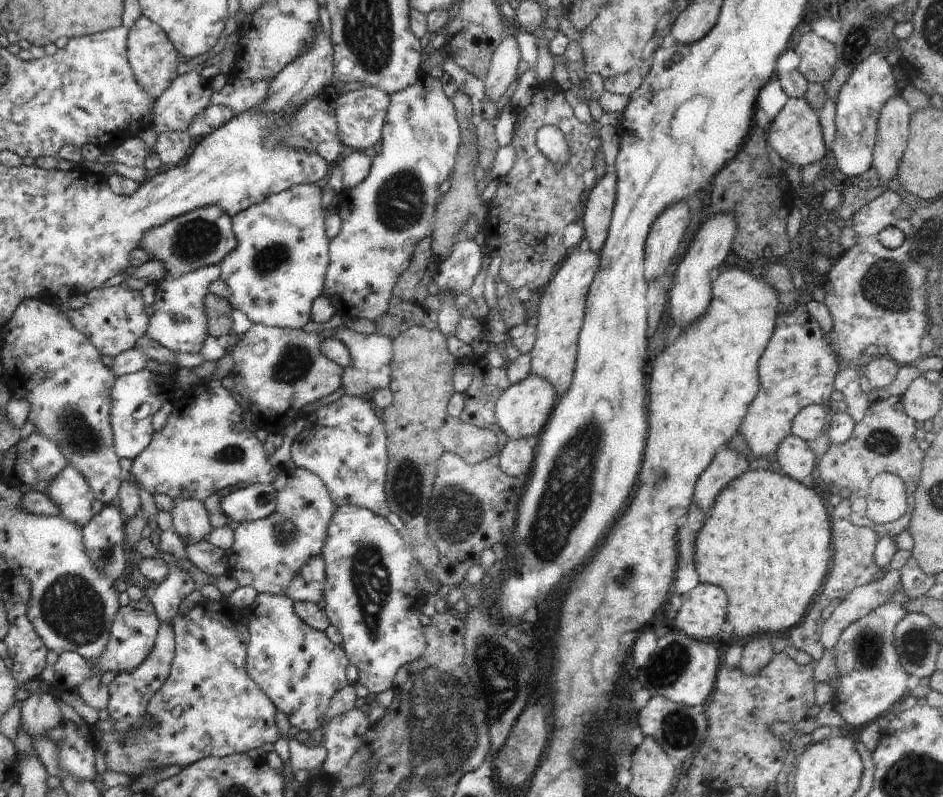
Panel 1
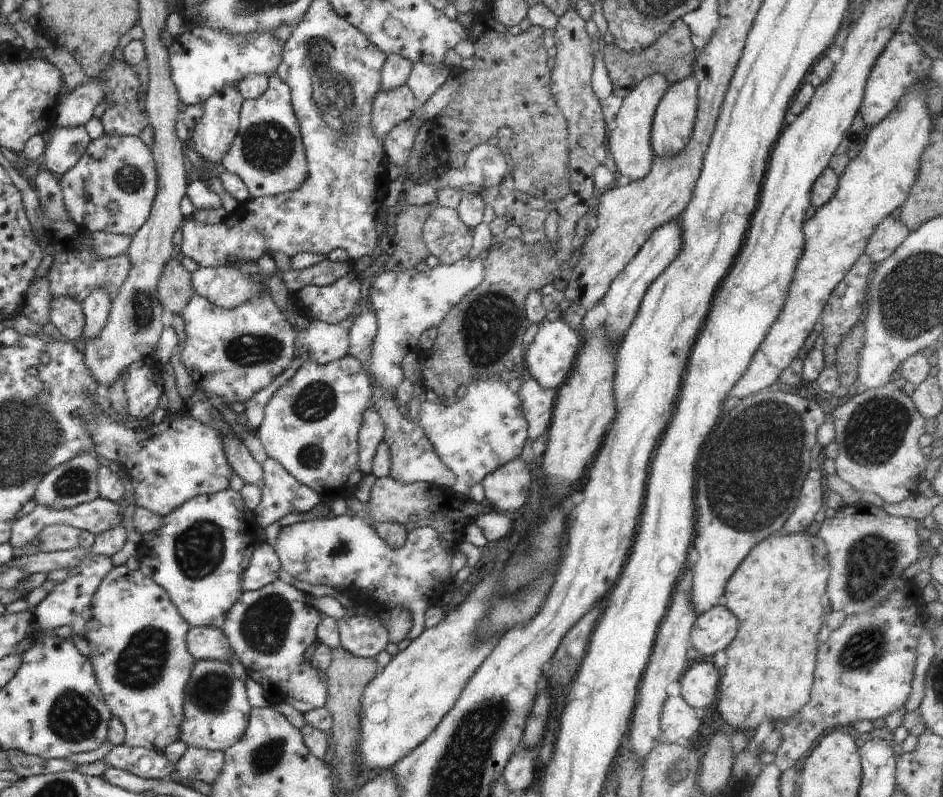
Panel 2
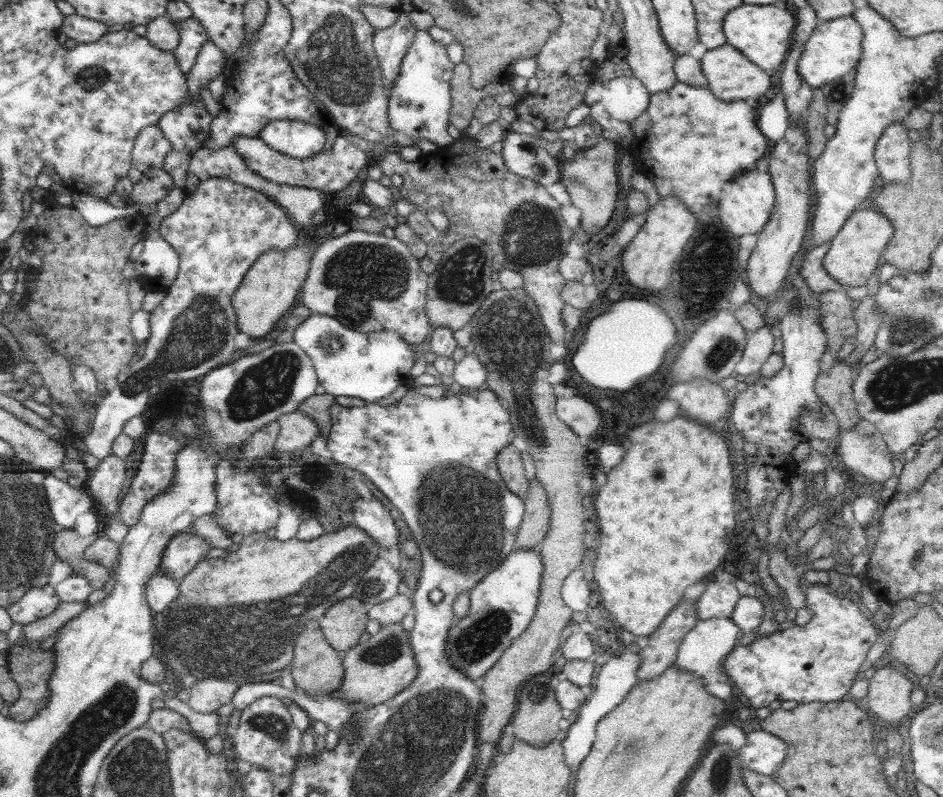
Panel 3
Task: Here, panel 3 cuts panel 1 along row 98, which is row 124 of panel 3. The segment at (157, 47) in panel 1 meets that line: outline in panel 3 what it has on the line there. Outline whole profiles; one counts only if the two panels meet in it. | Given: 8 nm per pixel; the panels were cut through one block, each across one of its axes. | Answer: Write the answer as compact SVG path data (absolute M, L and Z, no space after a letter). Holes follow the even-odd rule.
M157 124L143 128L136 137L131 150L131 167L146 172L163 168L164 157L172 150L171 142L162 134Z

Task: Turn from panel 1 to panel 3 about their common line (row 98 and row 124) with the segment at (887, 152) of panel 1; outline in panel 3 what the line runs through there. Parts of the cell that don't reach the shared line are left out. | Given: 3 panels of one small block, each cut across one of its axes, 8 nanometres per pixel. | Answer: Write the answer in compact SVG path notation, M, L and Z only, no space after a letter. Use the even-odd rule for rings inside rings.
M892 121L875 146L874 158L884 184L903 183L911 175L909 130L903 122Z

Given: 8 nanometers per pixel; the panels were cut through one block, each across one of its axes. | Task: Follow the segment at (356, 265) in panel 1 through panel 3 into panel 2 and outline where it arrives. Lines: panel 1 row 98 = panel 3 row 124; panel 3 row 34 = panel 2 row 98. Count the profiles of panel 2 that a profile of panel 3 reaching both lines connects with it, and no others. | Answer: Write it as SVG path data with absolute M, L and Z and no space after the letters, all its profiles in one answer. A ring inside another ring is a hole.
M422 61L414 63L407 85L415 96L418 105L425 105L430 97L442 88L449 74L450 69L443 64L433 65Z

